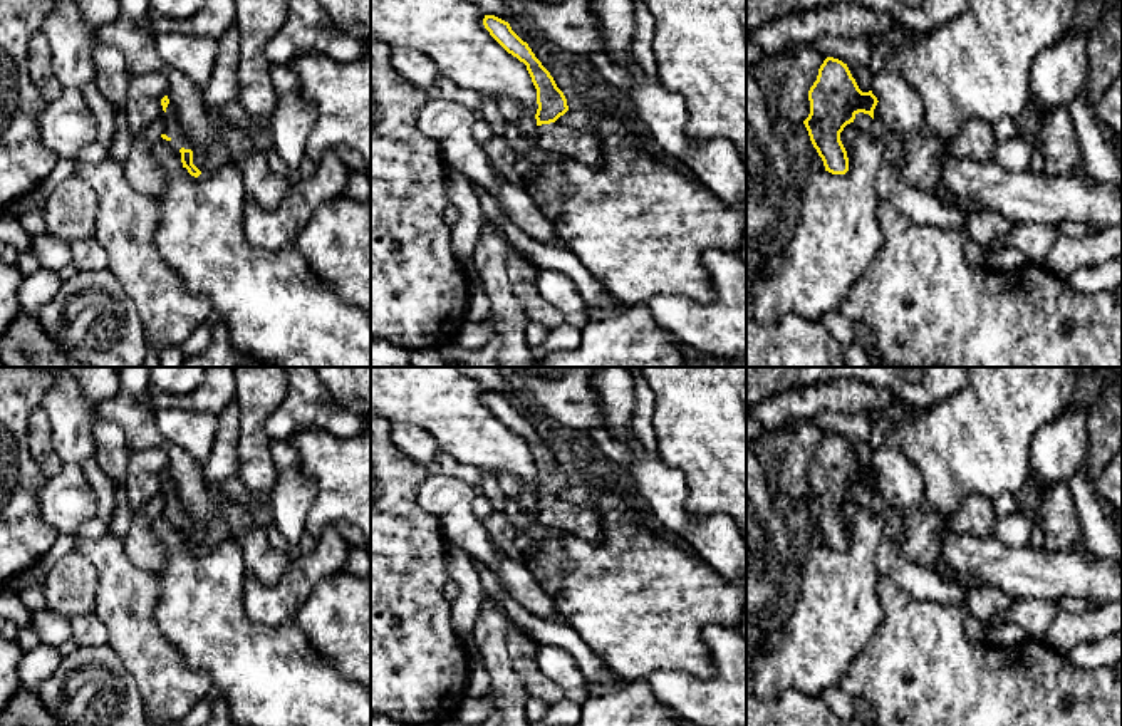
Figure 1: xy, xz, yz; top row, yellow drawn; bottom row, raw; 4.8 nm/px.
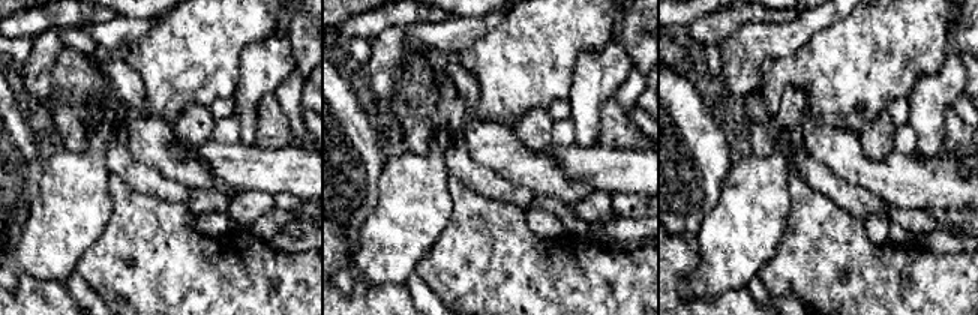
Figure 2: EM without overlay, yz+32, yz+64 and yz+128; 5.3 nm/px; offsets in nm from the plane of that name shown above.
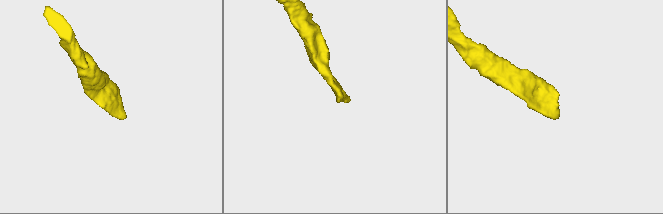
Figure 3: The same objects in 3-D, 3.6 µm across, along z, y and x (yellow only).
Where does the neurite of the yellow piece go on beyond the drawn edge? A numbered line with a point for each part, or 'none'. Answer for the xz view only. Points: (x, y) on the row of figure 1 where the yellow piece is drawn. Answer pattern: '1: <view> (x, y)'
1: xz (549, 138)

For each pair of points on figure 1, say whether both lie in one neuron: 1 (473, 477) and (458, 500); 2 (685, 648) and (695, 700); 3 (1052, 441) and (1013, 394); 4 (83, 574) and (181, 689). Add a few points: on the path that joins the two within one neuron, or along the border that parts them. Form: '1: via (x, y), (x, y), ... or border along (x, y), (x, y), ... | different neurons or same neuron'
1: border along (431, 473), (460, 477), (477, 493) | different neurons
2: border along (706, 643), (706, 678), (675, 671), (649, 676) | different neurons
3: border along (1070, 403), (1035, 433), (1030, 448), (1030, 466) | different neurons
4: border along (81, 552), (96, 572), (94, 611) | different neurons

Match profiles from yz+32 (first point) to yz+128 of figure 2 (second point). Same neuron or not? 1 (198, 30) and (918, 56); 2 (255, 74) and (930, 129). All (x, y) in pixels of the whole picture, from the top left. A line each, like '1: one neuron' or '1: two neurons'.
1: one neuron
2: one neuron

